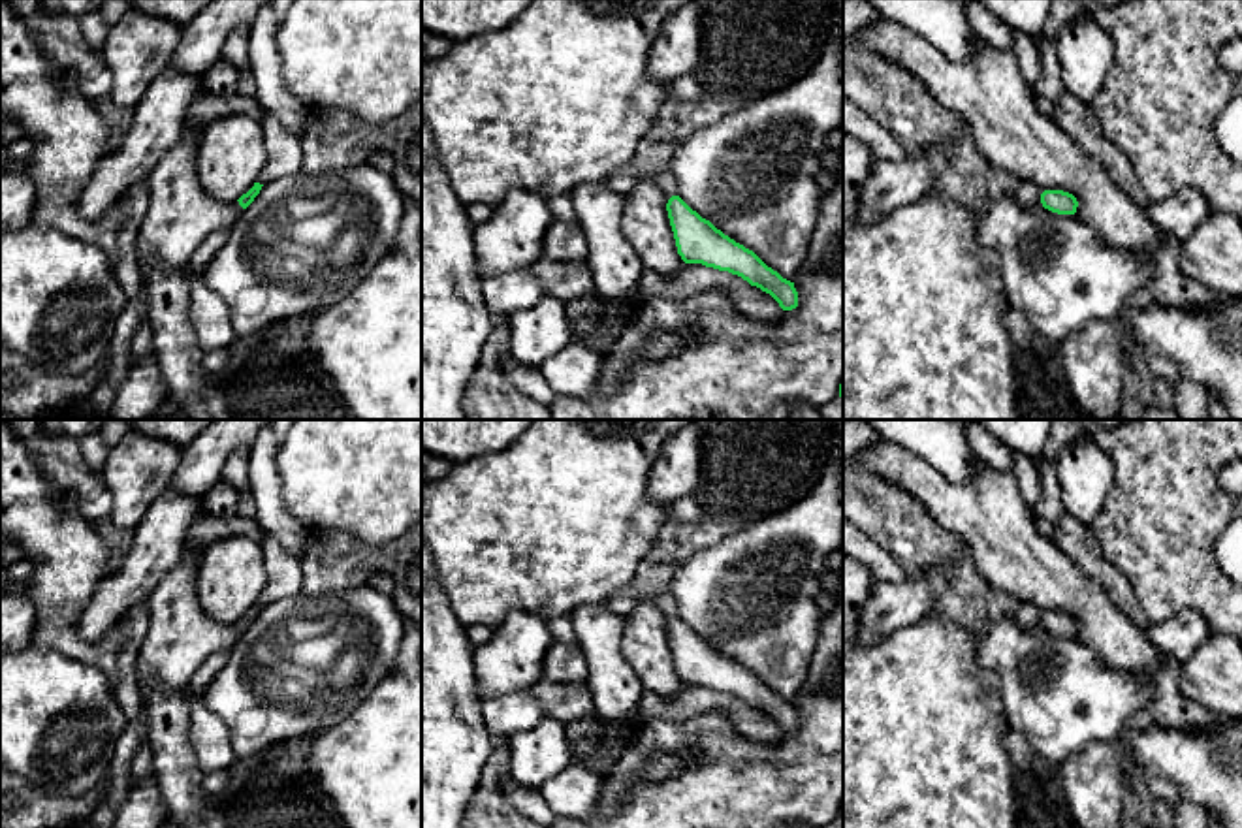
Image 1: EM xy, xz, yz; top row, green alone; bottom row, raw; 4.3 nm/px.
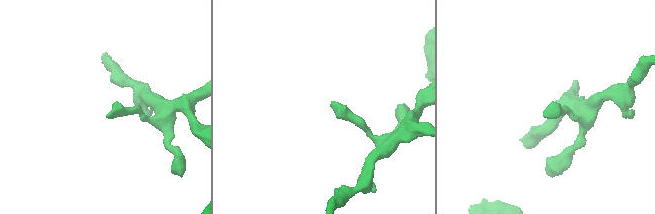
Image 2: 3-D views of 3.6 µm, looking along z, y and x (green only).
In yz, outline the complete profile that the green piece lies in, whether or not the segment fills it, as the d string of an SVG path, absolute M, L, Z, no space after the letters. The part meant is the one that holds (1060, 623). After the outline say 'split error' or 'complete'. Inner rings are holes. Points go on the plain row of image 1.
M1044 612L1041 615L1041 625L1044 630L1058 636L1075 636L1078 629L1076 619L1063 612Z | complete

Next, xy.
M201 553L181 559L147 598L151 625L135 664L141 696L154 685L186 689L205 659L231 647L263 608L254 604L231 625L213 621L196 595L199 563Z | split error

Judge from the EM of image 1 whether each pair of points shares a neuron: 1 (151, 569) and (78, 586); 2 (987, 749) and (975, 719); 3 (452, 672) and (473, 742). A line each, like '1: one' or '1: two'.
1: two
2: one
3: one

